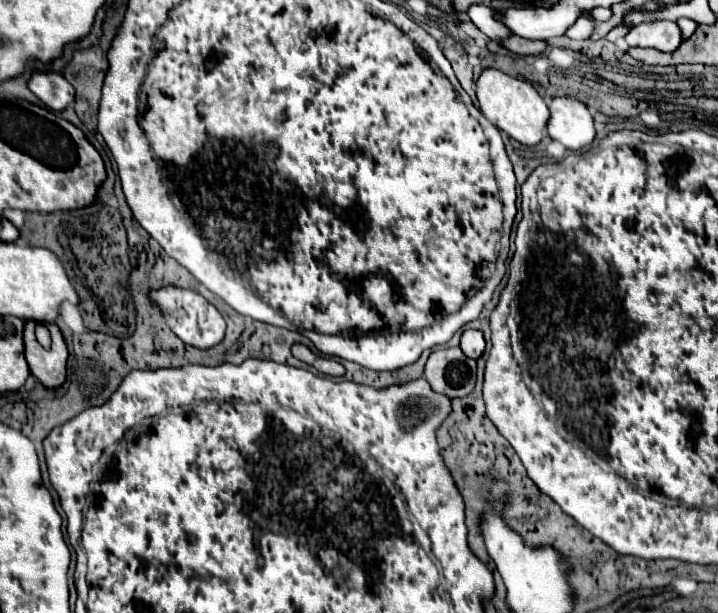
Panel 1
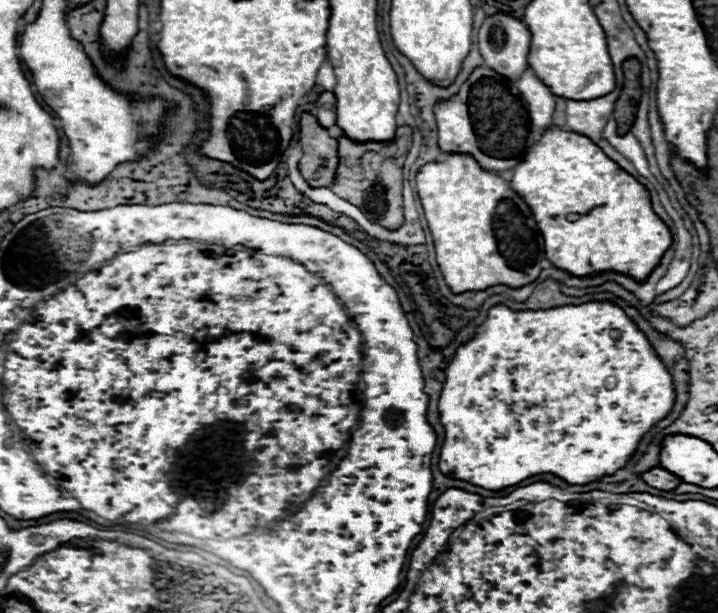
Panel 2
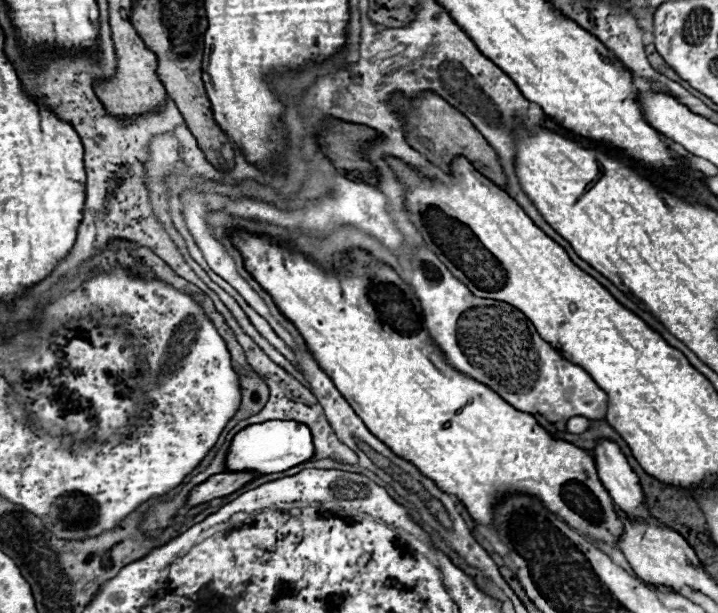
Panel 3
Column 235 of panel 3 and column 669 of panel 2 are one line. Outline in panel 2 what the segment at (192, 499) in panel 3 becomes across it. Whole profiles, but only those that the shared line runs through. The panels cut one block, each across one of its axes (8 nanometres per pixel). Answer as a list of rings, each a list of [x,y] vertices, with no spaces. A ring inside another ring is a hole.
[[[652,468],[652,470],[644,472],[644,474],[642,474],[642,480],[644,480],[648,486],[658,488],[658,490],[666,490],[666,492],[668,492],[668,490],[674,490],[676,486],[682,484],[682,480],[680,480],[678,476],[670,474],[670,472],[664,470],[664,468]]]

